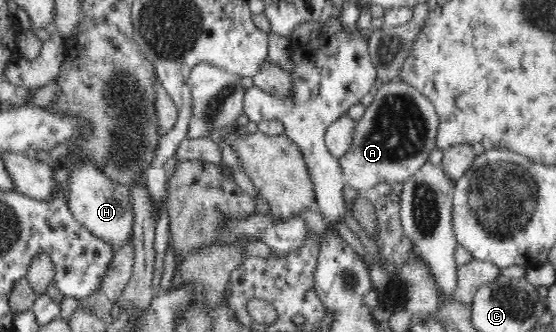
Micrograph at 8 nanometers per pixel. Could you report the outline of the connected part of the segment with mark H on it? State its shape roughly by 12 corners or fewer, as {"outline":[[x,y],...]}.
{"outline":[[73,165],[69,209],[115,251],[132,235],[129,189]]}

